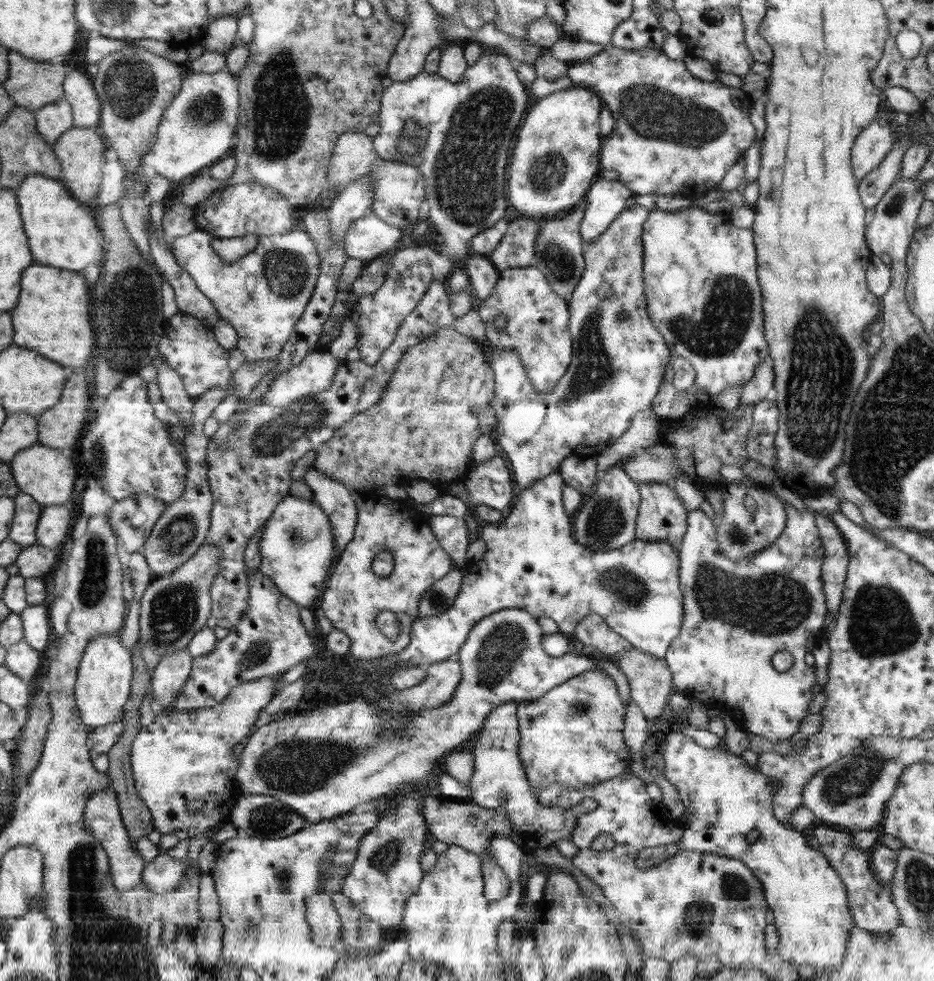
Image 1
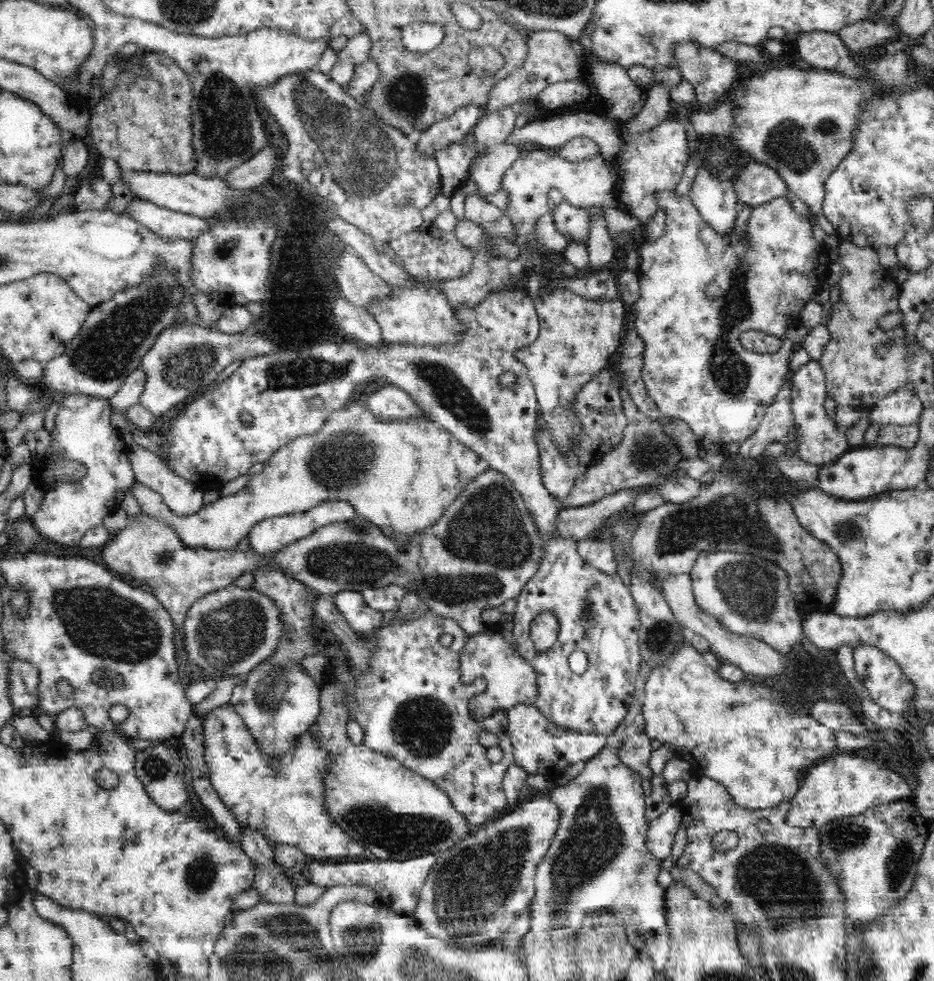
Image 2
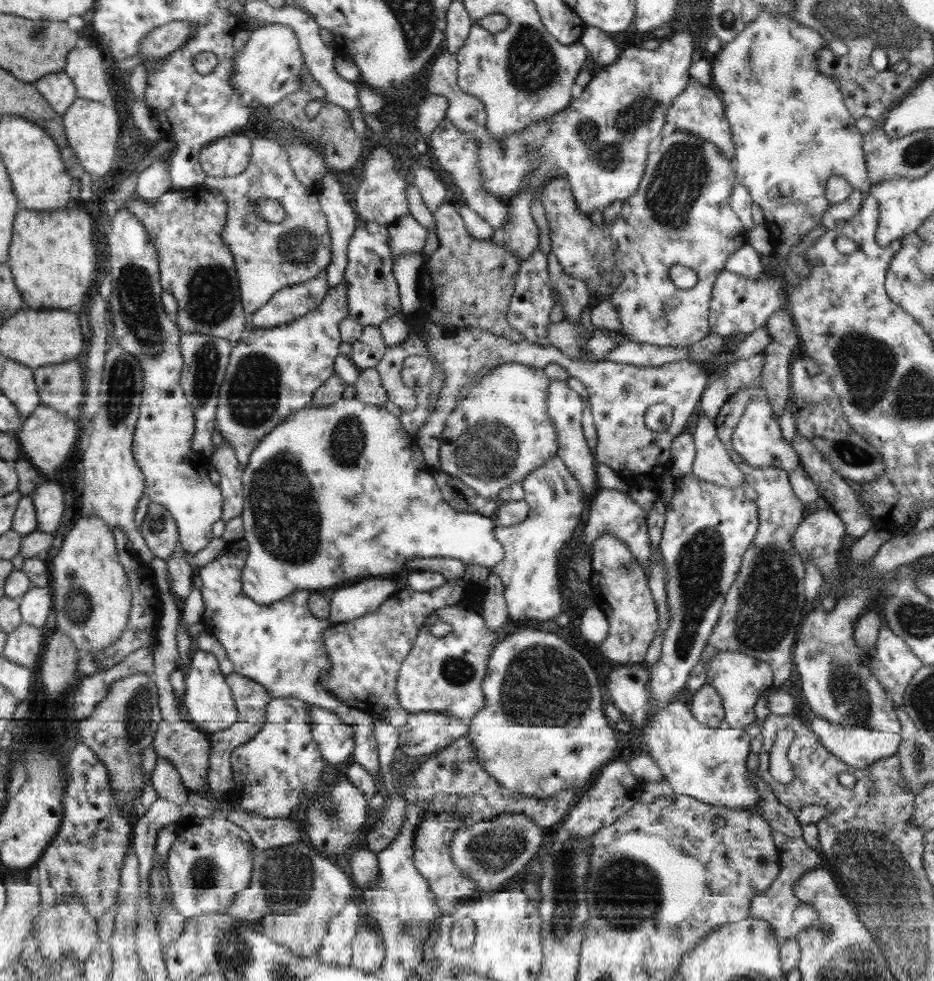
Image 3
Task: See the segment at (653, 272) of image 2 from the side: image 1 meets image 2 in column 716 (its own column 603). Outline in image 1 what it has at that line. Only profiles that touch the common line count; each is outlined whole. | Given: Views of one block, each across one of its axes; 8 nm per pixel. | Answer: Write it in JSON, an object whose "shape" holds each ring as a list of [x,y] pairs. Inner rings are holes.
{"shape":[[[635,204],[634,206],[625,208],[615,218],[610,226],[600,235],[596,240],[583,245],[583,258],[585,259],[585,271],[579,283],[575,286],[572,298],[569,300],[569,331],[572,335],[572,362],[568,365],[566,374],[560,378],[558,386],[554,390],[550,390],[548,394],[538,394],[532,386],[532,381],[527,377],[525,368],[521,363],[519,354],[514,349],[494,349],[491,348],[492,360],[489,365],[492,367],[495,376],[494,398],[491,406],[496,412],[498,423],[492,433],[494,440],[498,444],[498,451],[504,451],[508,456],[510,464],[512,465],[512,472],[514,472],[514,480],[522,489],[528,488],[541,478],[552,474],[559,468],[560,462],[563,458],[570,455],[586,455],[587,457],[594,456],[597,452],[606,446],[610,446],[614,440],[618,440],[632,422],[633,416],[639,410],[646,410],[651,408],[651,402],[658,393],[660,385],[664,382],[664,371],[669,360],[672,359],[671,352],[668,350],[668,345],[659,330],[652,324],[647,311],[647,302],[644,294],[644,277],[643,277],[643,247],[642,247],[642,233],[644,232],[644,223],[649,217],[649,211],[646,207]]]}

